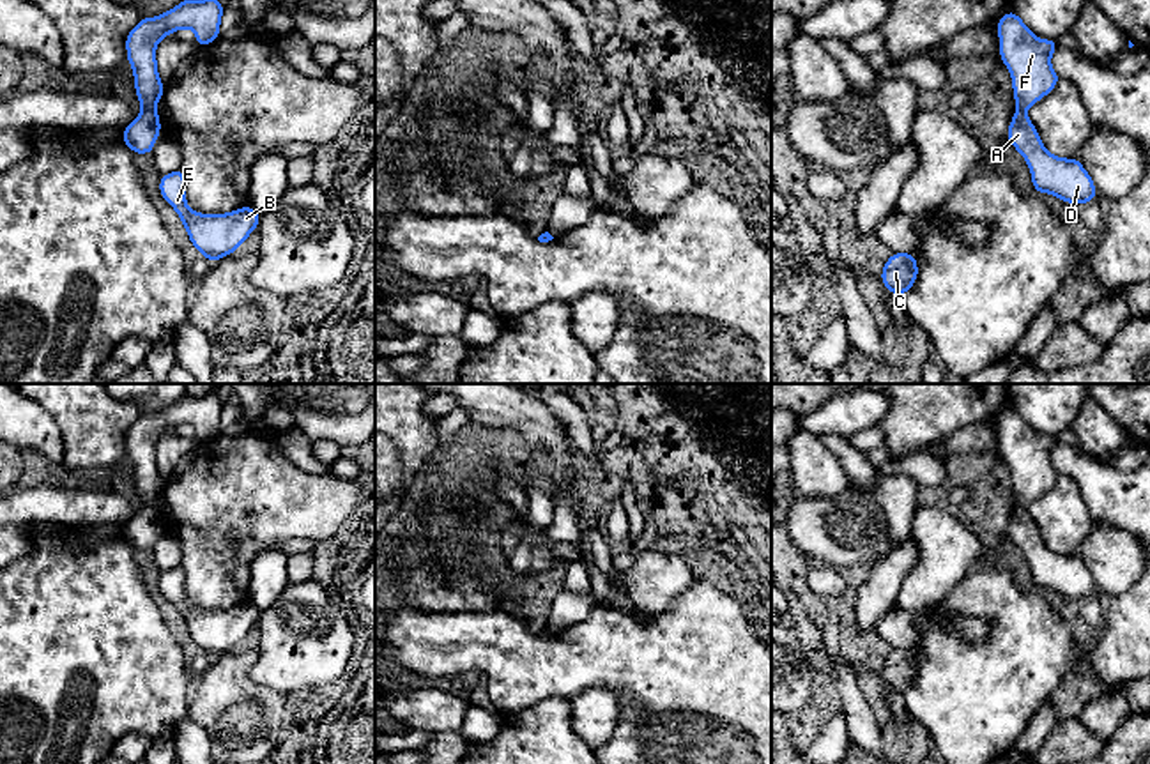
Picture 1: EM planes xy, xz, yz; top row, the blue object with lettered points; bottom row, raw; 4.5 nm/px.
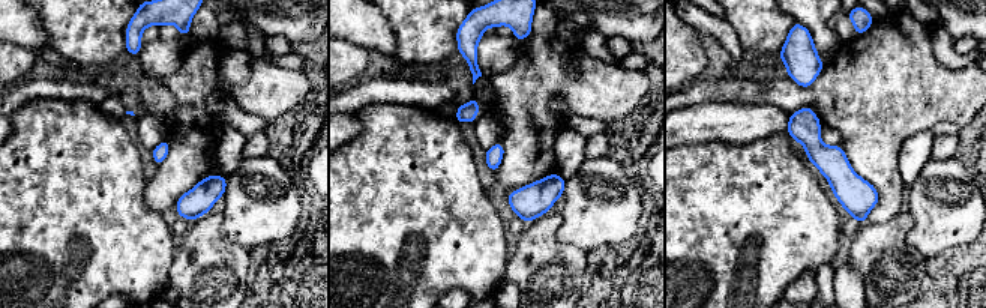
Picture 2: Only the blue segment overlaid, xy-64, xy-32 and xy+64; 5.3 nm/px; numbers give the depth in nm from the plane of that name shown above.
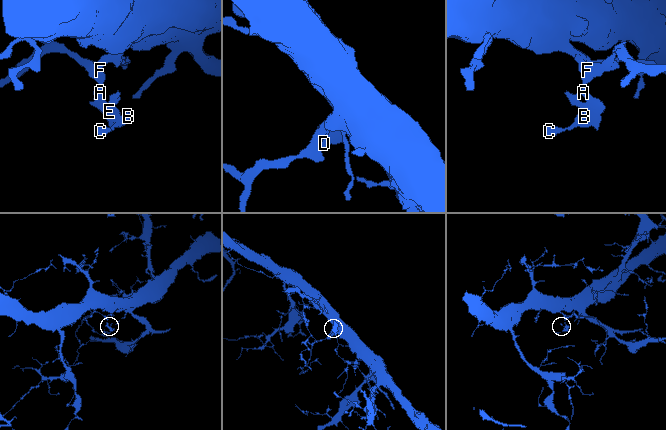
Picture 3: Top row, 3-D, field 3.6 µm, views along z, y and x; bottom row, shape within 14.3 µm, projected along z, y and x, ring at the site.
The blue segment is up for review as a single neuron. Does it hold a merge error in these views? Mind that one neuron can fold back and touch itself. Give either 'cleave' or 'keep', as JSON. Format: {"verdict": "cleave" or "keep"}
{"verdict": "cleave"}

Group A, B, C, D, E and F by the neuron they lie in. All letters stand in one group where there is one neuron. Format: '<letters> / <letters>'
A B C D E / F

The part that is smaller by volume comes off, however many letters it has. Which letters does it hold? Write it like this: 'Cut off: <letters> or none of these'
Cut off: A, B, C, D, E

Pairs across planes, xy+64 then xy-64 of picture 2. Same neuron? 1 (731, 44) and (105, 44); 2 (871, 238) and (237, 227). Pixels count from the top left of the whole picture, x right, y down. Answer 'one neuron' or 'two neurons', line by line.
1: two neurons
2: two neurons

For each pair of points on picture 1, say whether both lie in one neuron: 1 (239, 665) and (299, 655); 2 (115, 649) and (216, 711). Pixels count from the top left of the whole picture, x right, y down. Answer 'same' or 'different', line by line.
1: different
2: different

